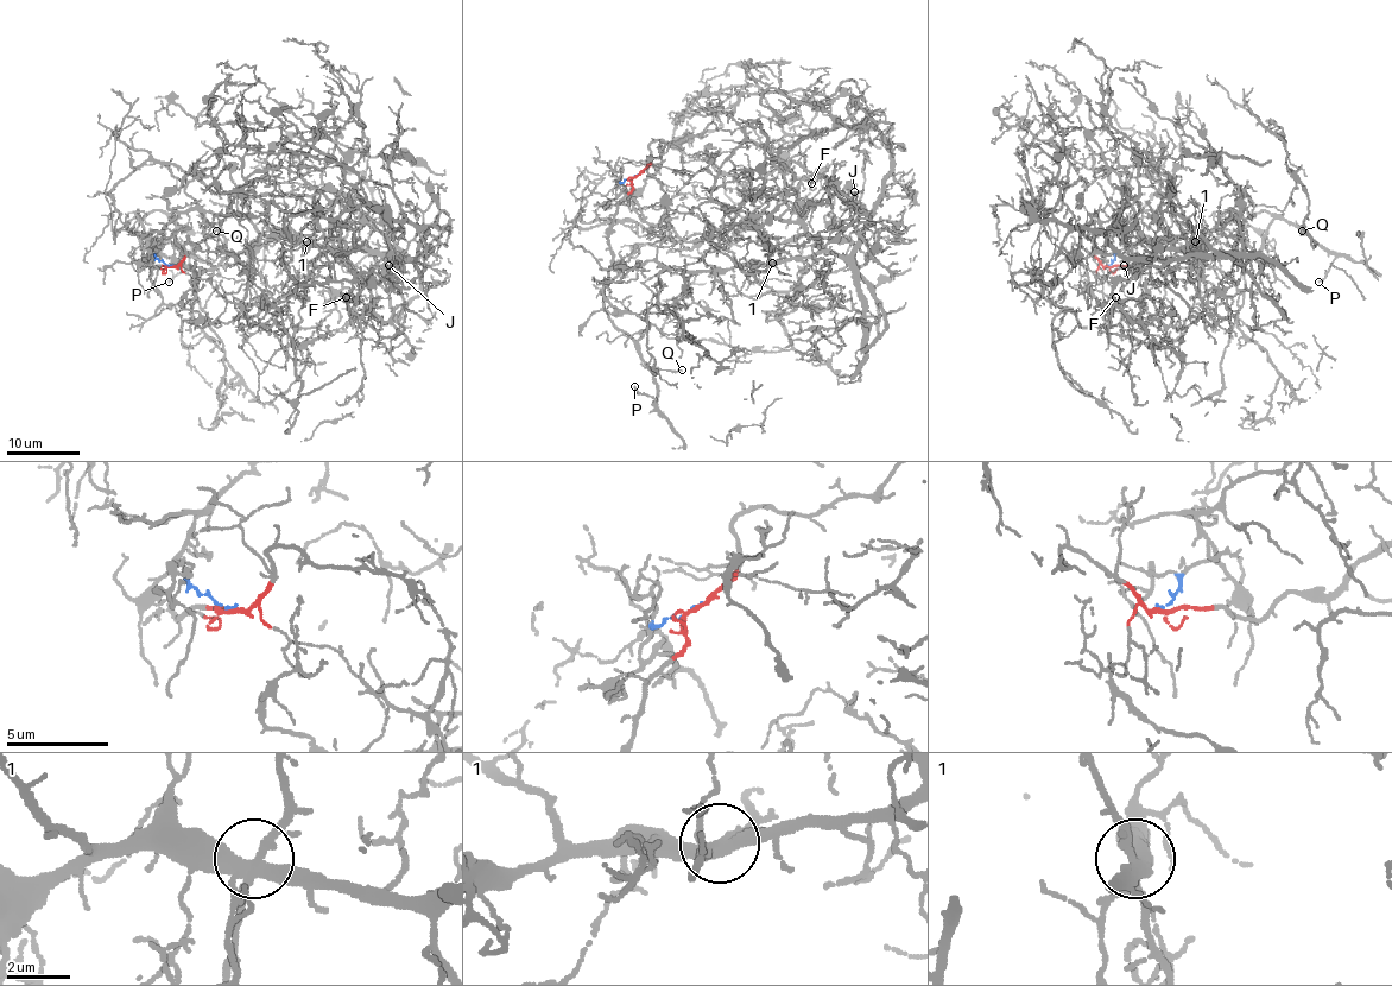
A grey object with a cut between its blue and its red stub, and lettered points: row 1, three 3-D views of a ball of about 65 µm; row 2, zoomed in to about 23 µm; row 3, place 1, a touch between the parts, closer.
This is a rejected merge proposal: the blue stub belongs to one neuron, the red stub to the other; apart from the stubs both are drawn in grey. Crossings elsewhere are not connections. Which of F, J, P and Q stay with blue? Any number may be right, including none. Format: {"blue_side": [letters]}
{"blue_side": ["F", "J"]}

